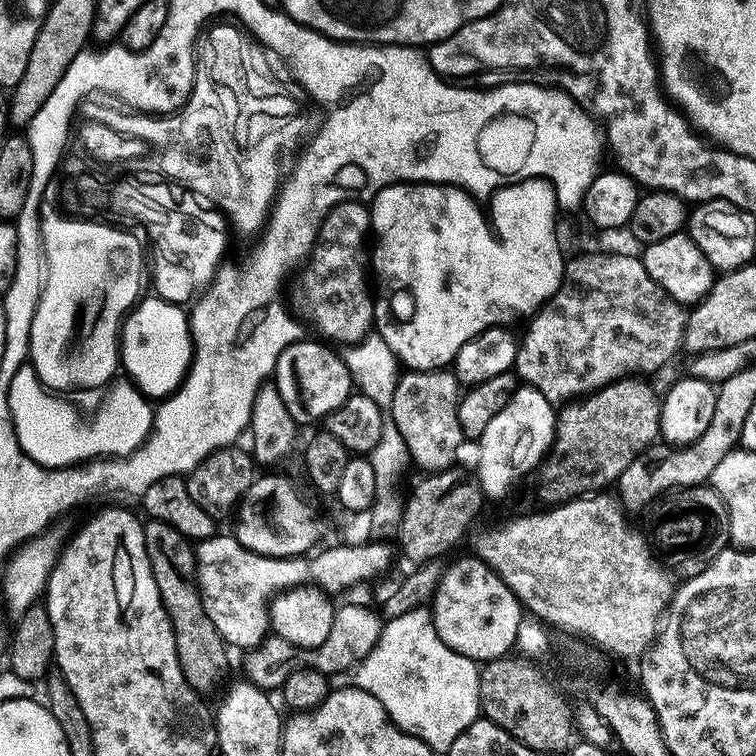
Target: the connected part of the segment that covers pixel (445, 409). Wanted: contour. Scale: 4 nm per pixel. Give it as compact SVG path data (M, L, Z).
M408 370L397 379L396 389L392 398L390 409L390 424L402 434L402 442L406 442L406 450L413 465L425 468L428 474L440 474L456 460L460 447L466 444L462 434L462 426L458 422L457 407L460 404L462 385L456 379L456 373L452 370L433 370L430 372L418 372Z

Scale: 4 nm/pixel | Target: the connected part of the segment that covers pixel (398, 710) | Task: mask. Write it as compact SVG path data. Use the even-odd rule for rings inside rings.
M425 607L387 621L374 650L360 661L353 675L353 685L376 698L397 728L426 742L438 754L447 753L455 738L479 717L482 710L482 689L477 663L458 654L438 638L436 627L432 624L431 611Z

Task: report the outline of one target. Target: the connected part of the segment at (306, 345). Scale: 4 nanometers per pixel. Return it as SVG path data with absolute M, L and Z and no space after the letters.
M301 338L284 348L276 363L274 386L286 402L286 410L295 418L297 425L323 421L339 410L354 392L352 375L344 365L343 355L331 352L325 343Z

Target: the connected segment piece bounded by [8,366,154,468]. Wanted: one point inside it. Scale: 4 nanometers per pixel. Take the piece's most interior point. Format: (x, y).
(46, 433)

